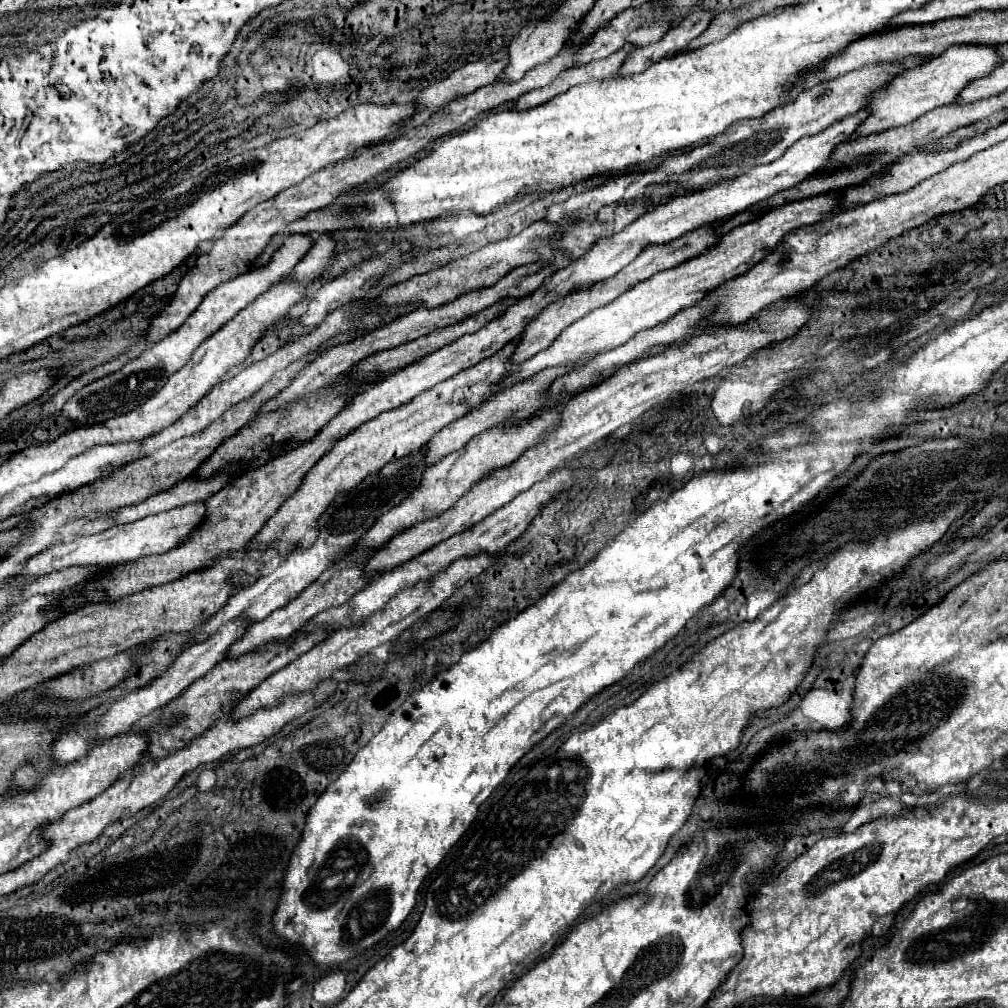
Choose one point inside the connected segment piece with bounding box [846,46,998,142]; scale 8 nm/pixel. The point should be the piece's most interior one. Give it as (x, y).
(915, 91)

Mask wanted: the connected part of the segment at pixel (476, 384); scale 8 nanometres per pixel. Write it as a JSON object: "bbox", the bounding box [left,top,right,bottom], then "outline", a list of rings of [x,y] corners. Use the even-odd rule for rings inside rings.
{"bbox":[244,344,512,560],"outline":[[[506,344],[500,352],[486,358],[484,362],[440,382],[432,390],[426,390],[420,396],[416,396],[412,402],[408,402],[396,410],[390,410],[388,414],[380,414],[372,422],[366,422],[364,426],[356,428],[352,434],[344,436],[306,474],[304,482],[300,484],[296,494],[292,494],[292,498],[288,498],[288,502],[284,502],[284,506],[278,510],[278,514],[274,514],[264,524],[260,534],[256,534],[256,538],[252,538],[252,542],[248,542],[244,554],[252,556],[256,550],[272,548],[272,550],[278,550],[280,560],[286,560],[290,556],[290,552],[294,552],[298,548],[310,548],[320,534],[318,520],[326,512],[326,508],[334,502],[336,496],[346,494],[348,490],[356,488],[368,474],[378,472],[388,462],[418,452],[428,442],[428,438],[432,438],[438,430],[442,430],[444,426],[448,426],[450,422],[454,422],[456,418],[466,414],[466,410],[470,410],[472,406],[478,406],[482,402],[482,398],[486,398],[488,394],[494,394],[496,390],[490,392],[490,390],[484,390],[484,386],[488,386],[488,382],[496,382],[496,378],[500,378],[500,374],[506,374],[508,370],[512,370],[512,366],[508,366],[508,362],[506,362],[506,356],[510,352],[512,352],[512,346]],[[280,542],[290,542],[292,550],[290,552],[280,550],[278,548]]]}

